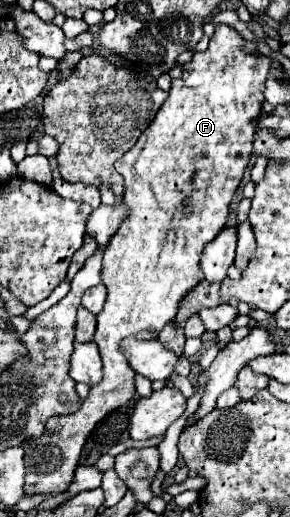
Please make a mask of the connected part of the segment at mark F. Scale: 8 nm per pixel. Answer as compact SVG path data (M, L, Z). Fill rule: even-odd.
M225 24L215 26L215 34L209 40L205 52L195 52L191 62L183 66L181 80L171 82L171 90L159 112L155 114L149 128L139 136L137 144L117 160L117 172L125 178L123 204L129 208L129 218L119 226L117 234L109 240L103 254L101 280L107 288L107 300L103 312L97 316L95 344L103 358L103 380L95 384L89 398L83 402L79 412L69 416L55 416L45 426L45 434L25 448L25 492L55 496L63 492L75 474L79 456L89 432L96 428L111 412L129 402L135 394L133 376L135 372L125 364L119 344L127 336L155 338L159 330L173 320L181 298L203 280L199 266L201 252L223 228L229 216L229 204L235 190L241 184L243 172L249 164L253 150L253 134L257 130L255 120L261 114L265 80L273 64L271 56L247 54L243 50L241 34Z

